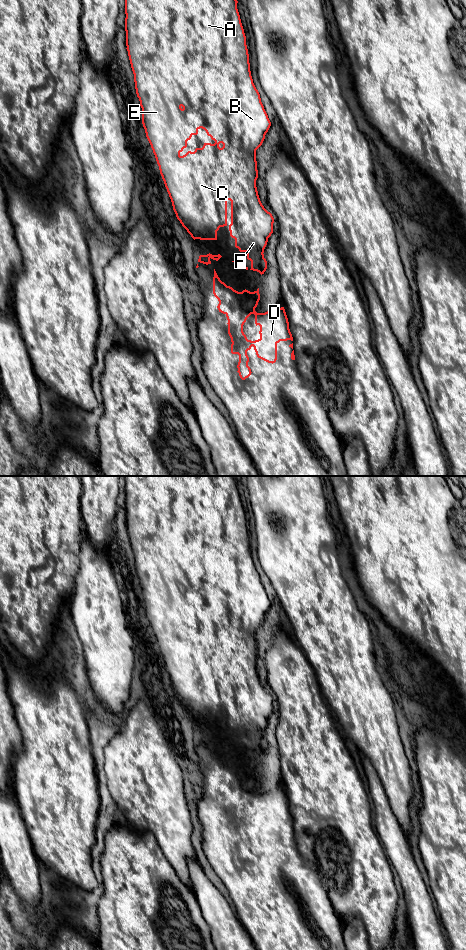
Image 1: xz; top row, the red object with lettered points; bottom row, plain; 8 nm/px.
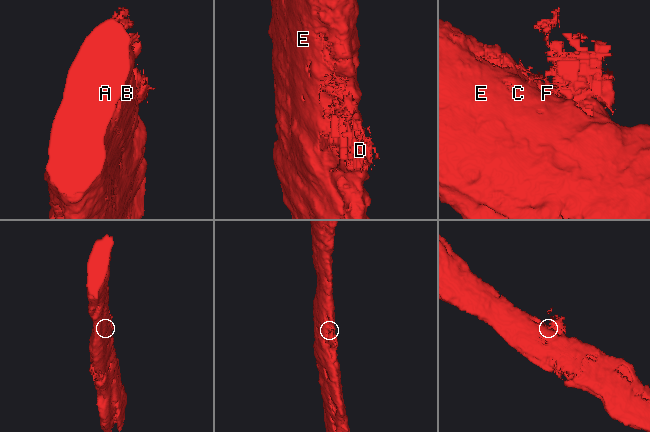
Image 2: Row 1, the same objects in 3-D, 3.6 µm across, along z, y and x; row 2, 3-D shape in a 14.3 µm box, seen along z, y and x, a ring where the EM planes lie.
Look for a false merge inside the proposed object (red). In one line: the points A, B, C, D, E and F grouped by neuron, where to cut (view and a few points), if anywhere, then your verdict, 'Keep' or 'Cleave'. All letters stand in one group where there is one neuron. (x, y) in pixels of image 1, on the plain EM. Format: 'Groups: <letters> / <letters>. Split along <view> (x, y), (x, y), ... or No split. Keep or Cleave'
Groups: A B C E F / D. Split along xz (240, 772), (242, 784), (254, 790). Cleave

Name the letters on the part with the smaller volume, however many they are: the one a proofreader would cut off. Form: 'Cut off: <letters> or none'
Cut off: D

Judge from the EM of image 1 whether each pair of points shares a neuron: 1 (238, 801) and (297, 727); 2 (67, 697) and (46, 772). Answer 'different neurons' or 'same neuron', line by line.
1: different neurons
2: same neuron

